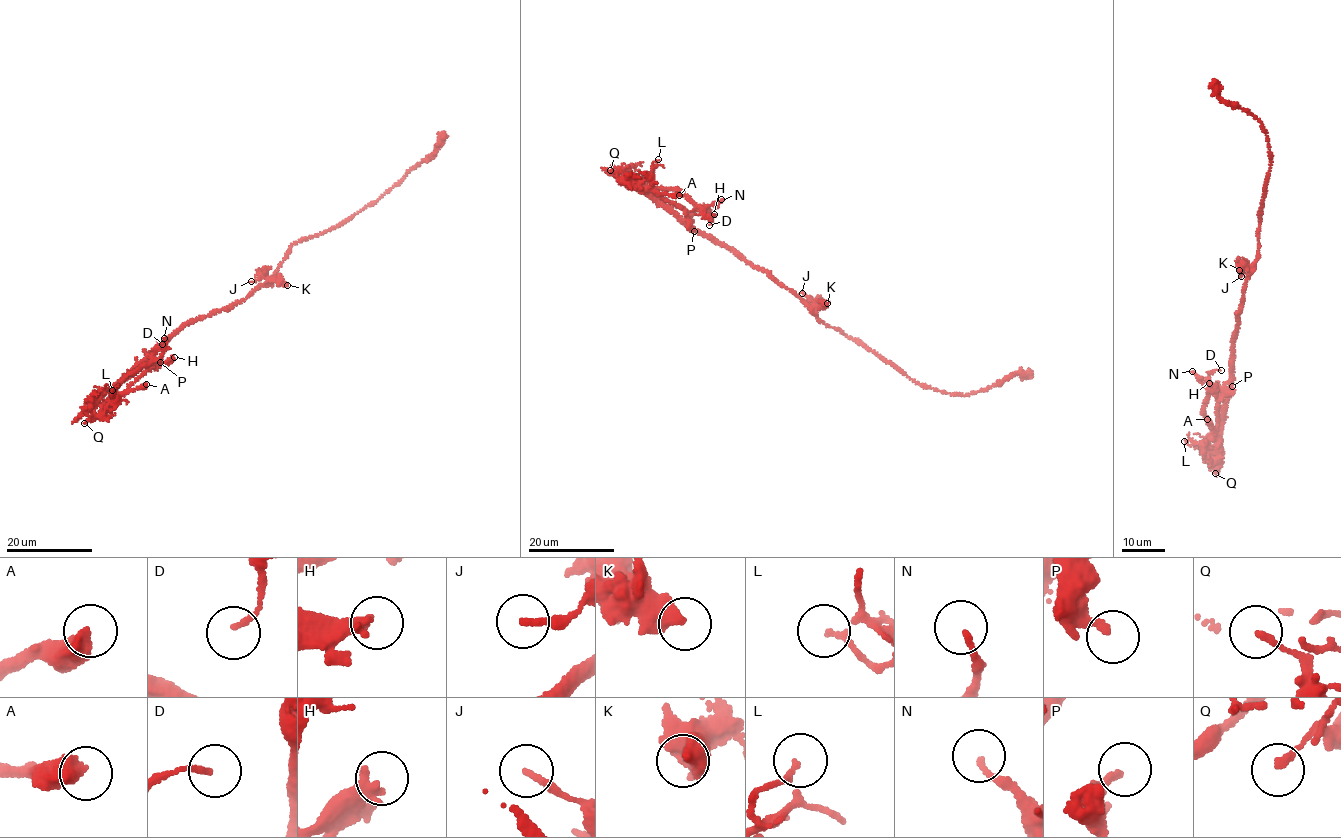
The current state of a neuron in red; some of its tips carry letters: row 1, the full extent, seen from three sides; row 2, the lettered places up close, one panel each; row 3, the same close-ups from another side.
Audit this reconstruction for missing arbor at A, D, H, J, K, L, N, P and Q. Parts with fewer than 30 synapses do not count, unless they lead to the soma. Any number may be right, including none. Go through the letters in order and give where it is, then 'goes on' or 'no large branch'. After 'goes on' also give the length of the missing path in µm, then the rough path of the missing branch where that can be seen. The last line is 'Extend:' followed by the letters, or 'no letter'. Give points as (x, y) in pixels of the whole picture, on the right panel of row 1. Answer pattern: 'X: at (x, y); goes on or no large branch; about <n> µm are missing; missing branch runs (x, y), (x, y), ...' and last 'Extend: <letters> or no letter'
A: at (1207, 419); no large branch
D: at (1221, 370); no large branch
H: at (1209, 383); no large branch
J: at (1241, 276); no large branch
K: at (1239, 270); no large branch
L: at (1184, 441); no large branch
N: at (1192, 371); no large branch
P: at (1232, 386); no large branch
Q: at (1215, 473); no large branch
Extend: no letter

